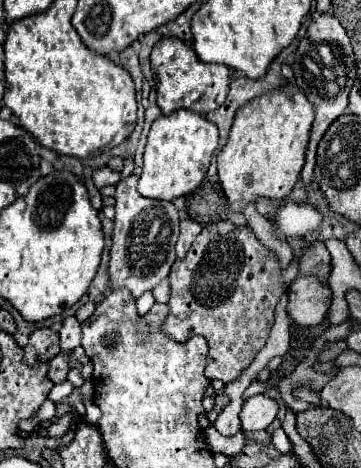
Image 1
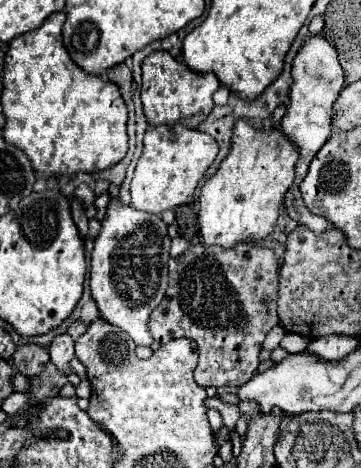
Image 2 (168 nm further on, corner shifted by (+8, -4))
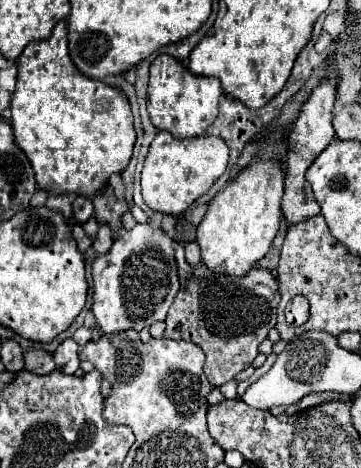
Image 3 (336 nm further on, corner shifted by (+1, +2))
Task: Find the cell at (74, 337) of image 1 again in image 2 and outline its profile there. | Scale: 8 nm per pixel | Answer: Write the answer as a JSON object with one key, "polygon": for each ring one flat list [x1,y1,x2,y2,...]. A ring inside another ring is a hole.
{"polygon":[[60,334,50,344,48,352,50,352,50,362,60,370,60,374,68,376,66,372,68,372,70,360,74,358,74,340,68,334]]}

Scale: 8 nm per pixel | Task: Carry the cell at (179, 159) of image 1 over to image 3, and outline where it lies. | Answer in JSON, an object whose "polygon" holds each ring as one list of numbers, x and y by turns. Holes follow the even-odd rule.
{"polygon":[[165,130,157,132,157,136,149,146,149,154,145,158,141,172,141,192,145,204,151,210,163,214,177,216,185,212,225,172,227,160,229,160,229,150,221,138,211,138,211,136,175,138]]}

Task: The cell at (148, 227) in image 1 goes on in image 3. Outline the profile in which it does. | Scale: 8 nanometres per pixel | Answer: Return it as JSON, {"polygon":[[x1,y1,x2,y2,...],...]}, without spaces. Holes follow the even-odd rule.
{"polygon":[[151,220,135,224,129,230,121,226,111,250,97,256,93,262,93,288,93,314,103,334,127,328,141,332,145,326,165,320,165,314,181,288,173,240,169,240,159,226,153,226]]}

